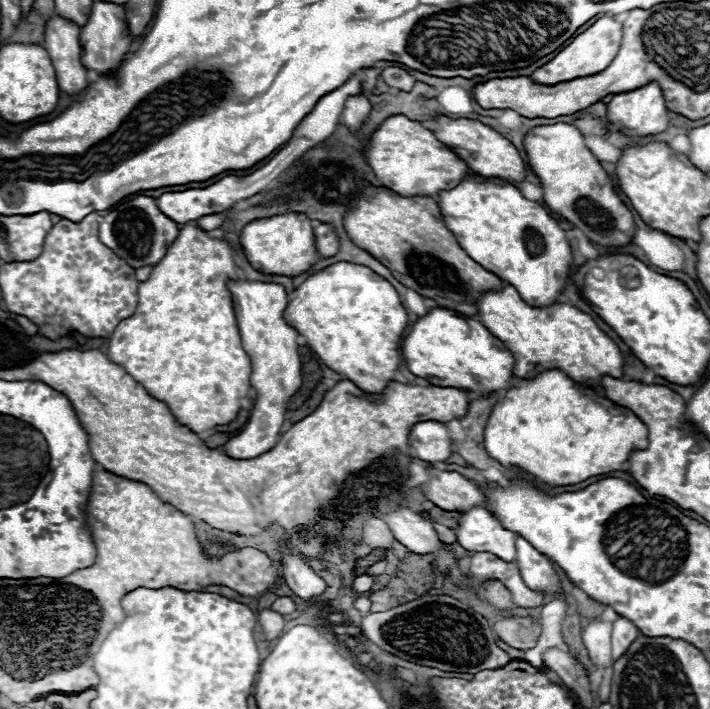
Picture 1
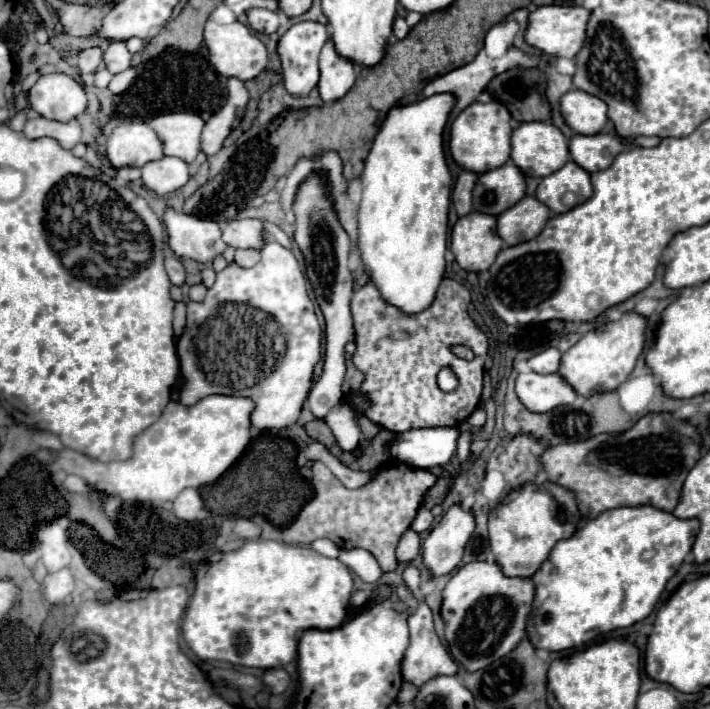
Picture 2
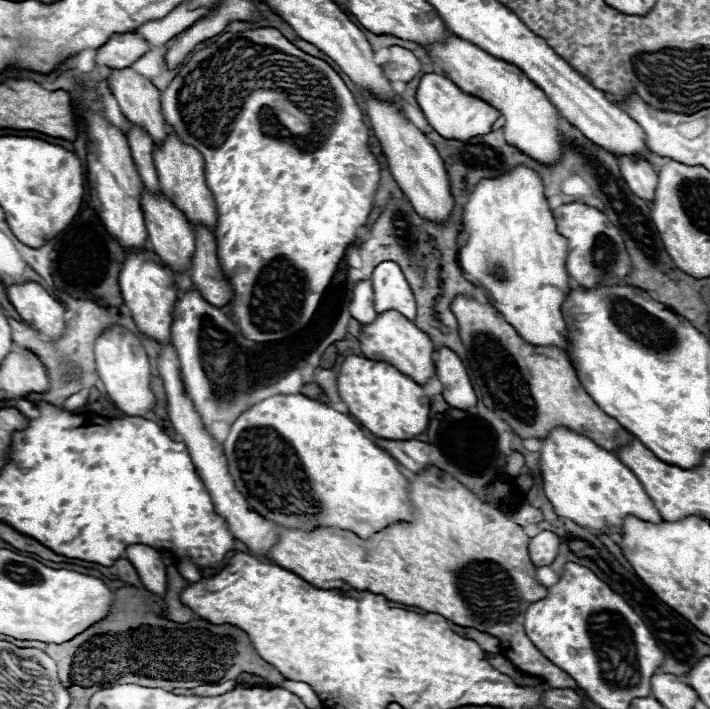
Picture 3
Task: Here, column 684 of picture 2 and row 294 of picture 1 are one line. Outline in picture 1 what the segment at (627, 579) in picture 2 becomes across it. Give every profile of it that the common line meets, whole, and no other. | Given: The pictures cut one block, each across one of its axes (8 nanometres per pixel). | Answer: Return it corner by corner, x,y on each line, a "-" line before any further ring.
478,174
464,178
452,190
442,190
436,202
440,214
444,214
444,224
474,262
512,284
524,302
532,306
542,308
556,302
556,294
570,274
572,254
566,232
538,202
524,198
506,180
480,178

